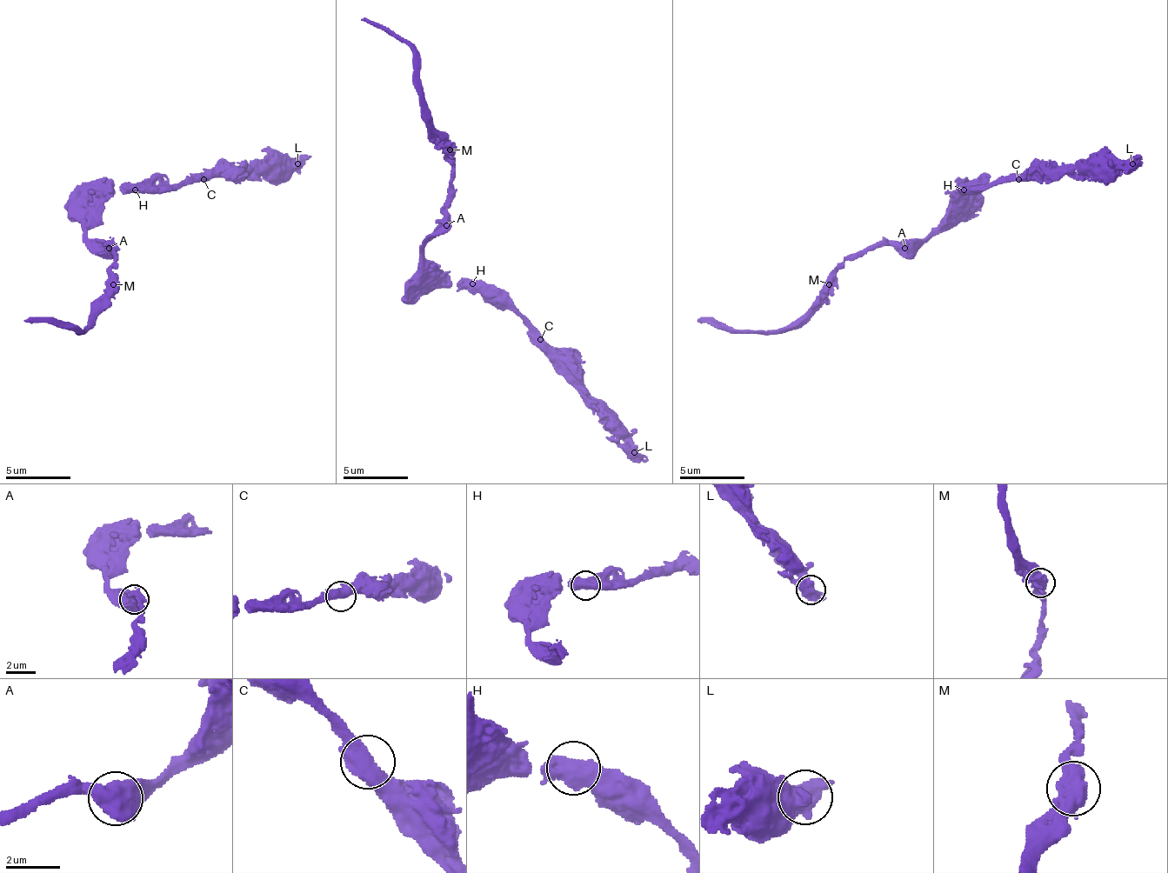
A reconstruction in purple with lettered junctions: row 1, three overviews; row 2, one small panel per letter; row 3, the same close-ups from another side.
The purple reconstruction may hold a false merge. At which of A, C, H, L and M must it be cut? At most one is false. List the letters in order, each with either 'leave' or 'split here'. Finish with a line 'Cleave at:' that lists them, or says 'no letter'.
A: leave
C: leave
H: leave
L: leave
M: leave
Cleave at: no letter

